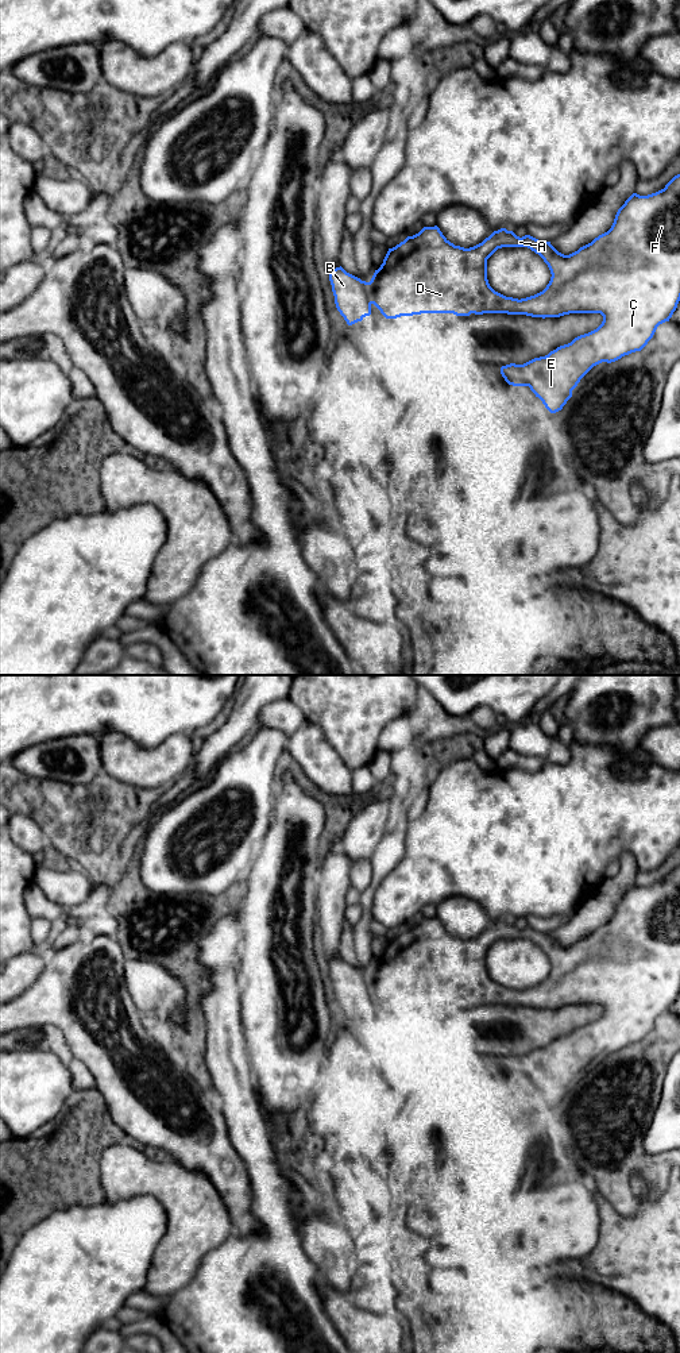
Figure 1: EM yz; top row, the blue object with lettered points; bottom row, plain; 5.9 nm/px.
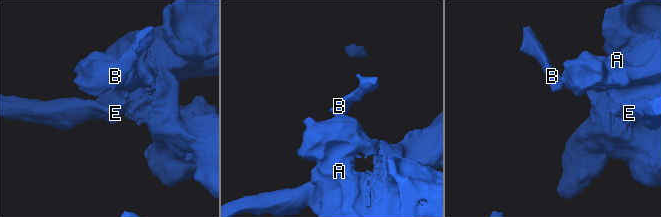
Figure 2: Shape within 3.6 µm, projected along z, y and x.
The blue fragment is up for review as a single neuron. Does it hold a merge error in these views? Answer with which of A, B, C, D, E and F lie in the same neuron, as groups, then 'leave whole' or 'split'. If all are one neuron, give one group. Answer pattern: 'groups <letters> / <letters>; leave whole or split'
groups A C D E F / B; split

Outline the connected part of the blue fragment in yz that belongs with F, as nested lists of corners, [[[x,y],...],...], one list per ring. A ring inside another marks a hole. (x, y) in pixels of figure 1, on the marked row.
[[[680,174],[675,176],[664,189],[640,196],[633,193],[618,209],[611,228],[595,238],[577,251],[564,255],[550,242],[541,242],[530,235],[522,238],[513,231],[501,228],[494,231],[482,243],[464,248],[451,243],[437,226],[424,227],[418,234],[389,248],[383,263],[375,270],[371,281],[372,304],[386,319],[413,316],[421,313],[507,313],[532,317],[560,317],[569,313],[600,313],[602,324],[571,343],[557,347],[545,356],[534,358],[523,365],[510,363],[501,367],[501,374],[509,385],[529,386],[550,413],[563,409],[572,397],[572,390],[580,379],[602,362],[615,362],[625,355],[641,351],[653,338],[657,327],[669,321],[680,301]],[[502,247],[528,247],[538,254],[550,270],[546,288],[526,298],[506,297],[495,292],[487,280],[487,259]]]

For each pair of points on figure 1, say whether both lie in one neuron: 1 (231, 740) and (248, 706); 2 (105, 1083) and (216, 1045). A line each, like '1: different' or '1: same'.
1: same
2: different

